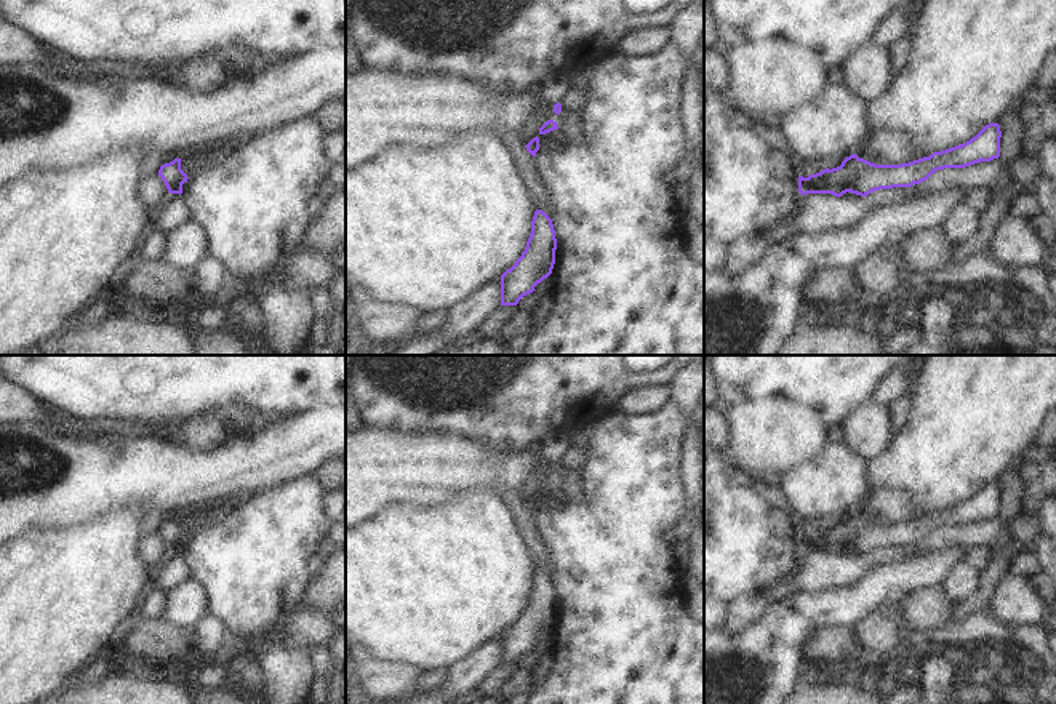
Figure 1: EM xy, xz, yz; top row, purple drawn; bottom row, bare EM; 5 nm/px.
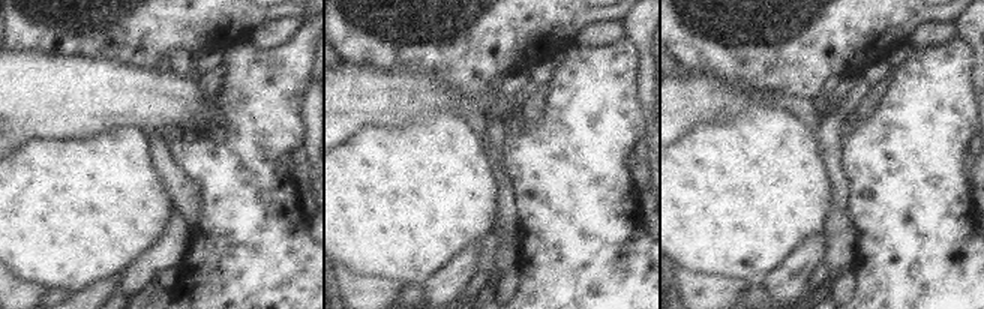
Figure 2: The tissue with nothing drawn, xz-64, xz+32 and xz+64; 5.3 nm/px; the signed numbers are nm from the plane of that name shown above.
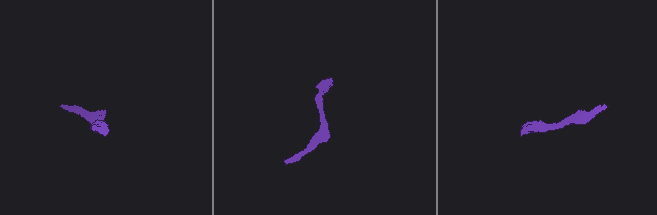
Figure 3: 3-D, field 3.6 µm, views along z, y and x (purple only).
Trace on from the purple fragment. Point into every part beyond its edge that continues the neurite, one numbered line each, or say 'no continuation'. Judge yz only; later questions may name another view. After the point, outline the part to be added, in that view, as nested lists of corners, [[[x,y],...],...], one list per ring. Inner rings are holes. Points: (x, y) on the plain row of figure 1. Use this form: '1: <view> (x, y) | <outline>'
no continuation

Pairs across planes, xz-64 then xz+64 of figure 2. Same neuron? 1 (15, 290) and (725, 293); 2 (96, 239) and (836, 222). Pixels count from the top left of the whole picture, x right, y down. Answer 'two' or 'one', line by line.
1: one
2: two

